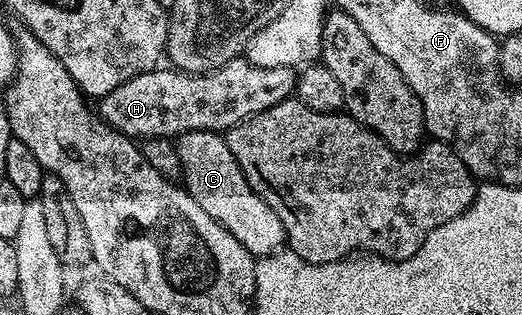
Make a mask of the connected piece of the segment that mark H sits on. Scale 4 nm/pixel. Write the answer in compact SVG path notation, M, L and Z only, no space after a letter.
M243 56L236 57L230 63L218 67L209 73L182 73L175 67L157 67L149 73L134 75L122 87L114 87L106 96L99 98L98 116L121 133L124 137L145 139L151 137L179 138L181 133L190 131L210 131L220 133L232 128L255 113L266 111L278 103L289 100L296 92L297 70L293 67L258 67Z

